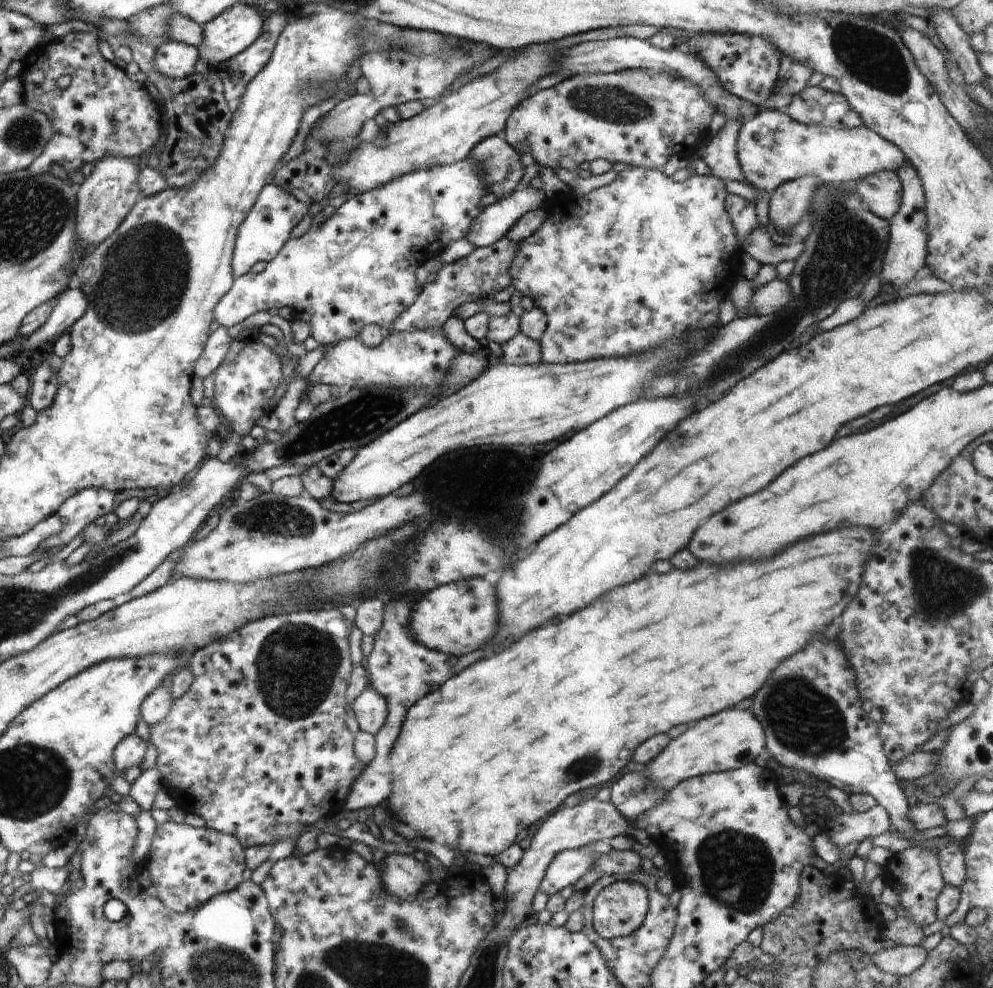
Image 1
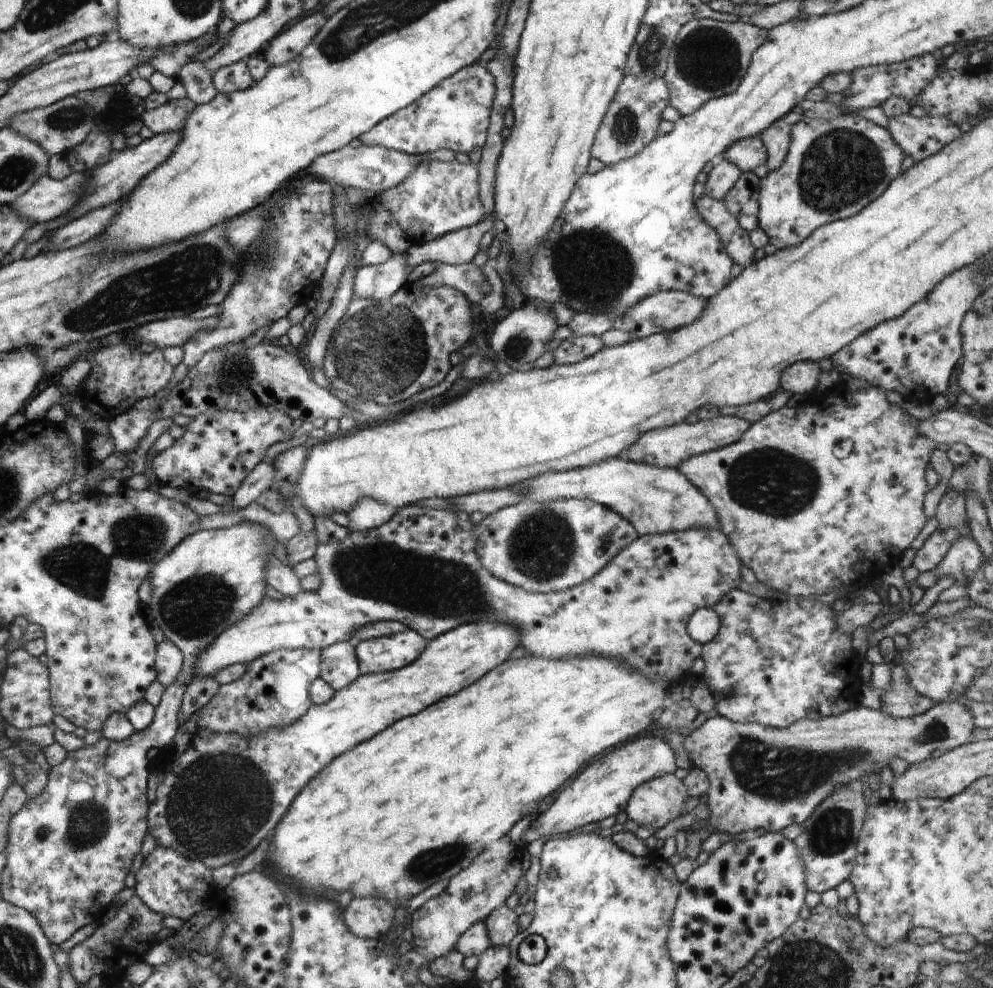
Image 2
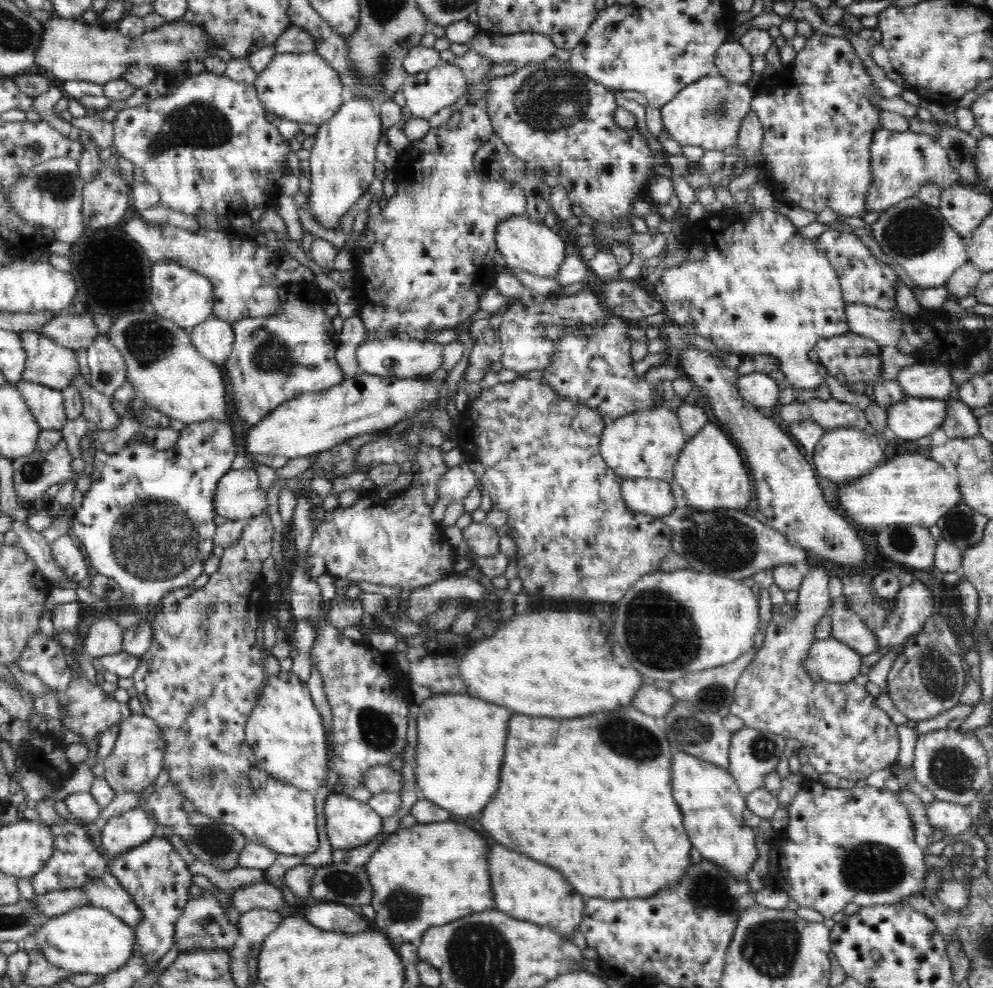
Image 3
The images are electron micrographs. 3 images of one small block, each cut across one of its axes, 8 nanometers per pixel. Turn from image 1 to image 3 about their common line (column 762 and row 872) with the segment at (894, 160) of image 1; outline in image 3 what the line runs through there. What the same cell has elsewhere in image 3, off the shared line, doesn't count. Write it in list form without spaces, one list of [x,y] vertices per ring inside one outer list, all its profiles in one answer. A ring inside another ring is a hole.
[[[171,835],[160,838],[154,836],[148,842],[106,860],[106,870],[120,881],[142,913],[142,920],[135,927],[136,945],[148,967],[154,968],[174,944],[175,925],[192,898],[190,888],[194,884],[193,874],[174,849],[172,841]]]

